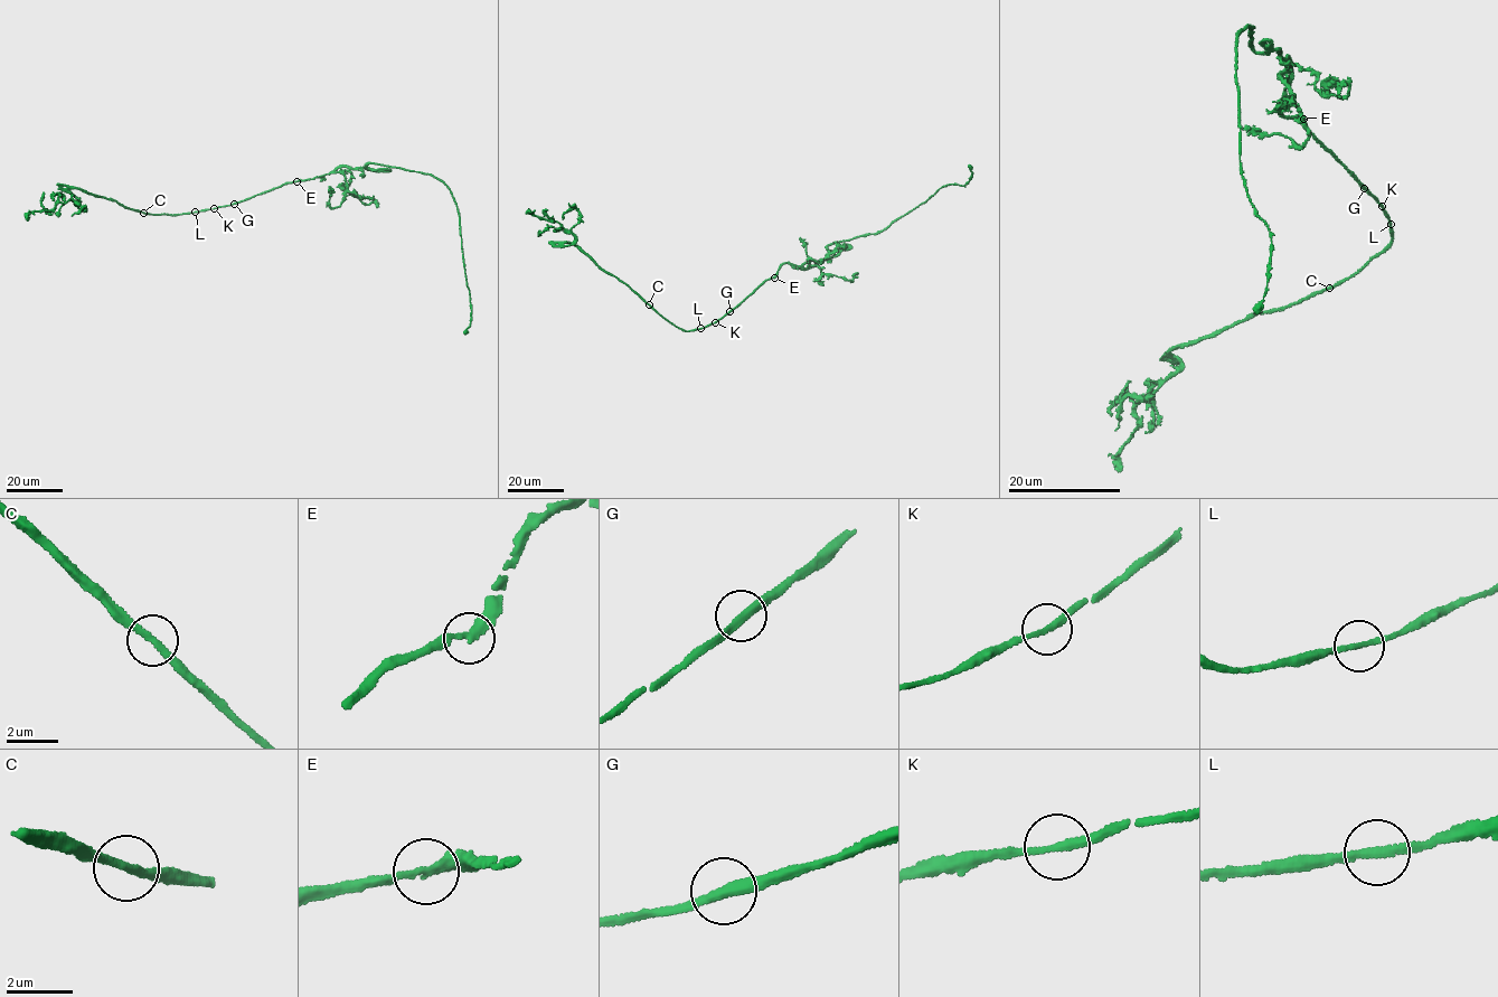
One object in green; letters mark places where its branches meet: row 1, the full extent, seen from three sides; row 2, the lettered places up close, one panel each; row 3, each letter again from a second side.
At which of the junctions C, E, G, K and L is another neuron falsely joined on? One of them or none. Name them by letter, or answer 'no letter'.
no letter

